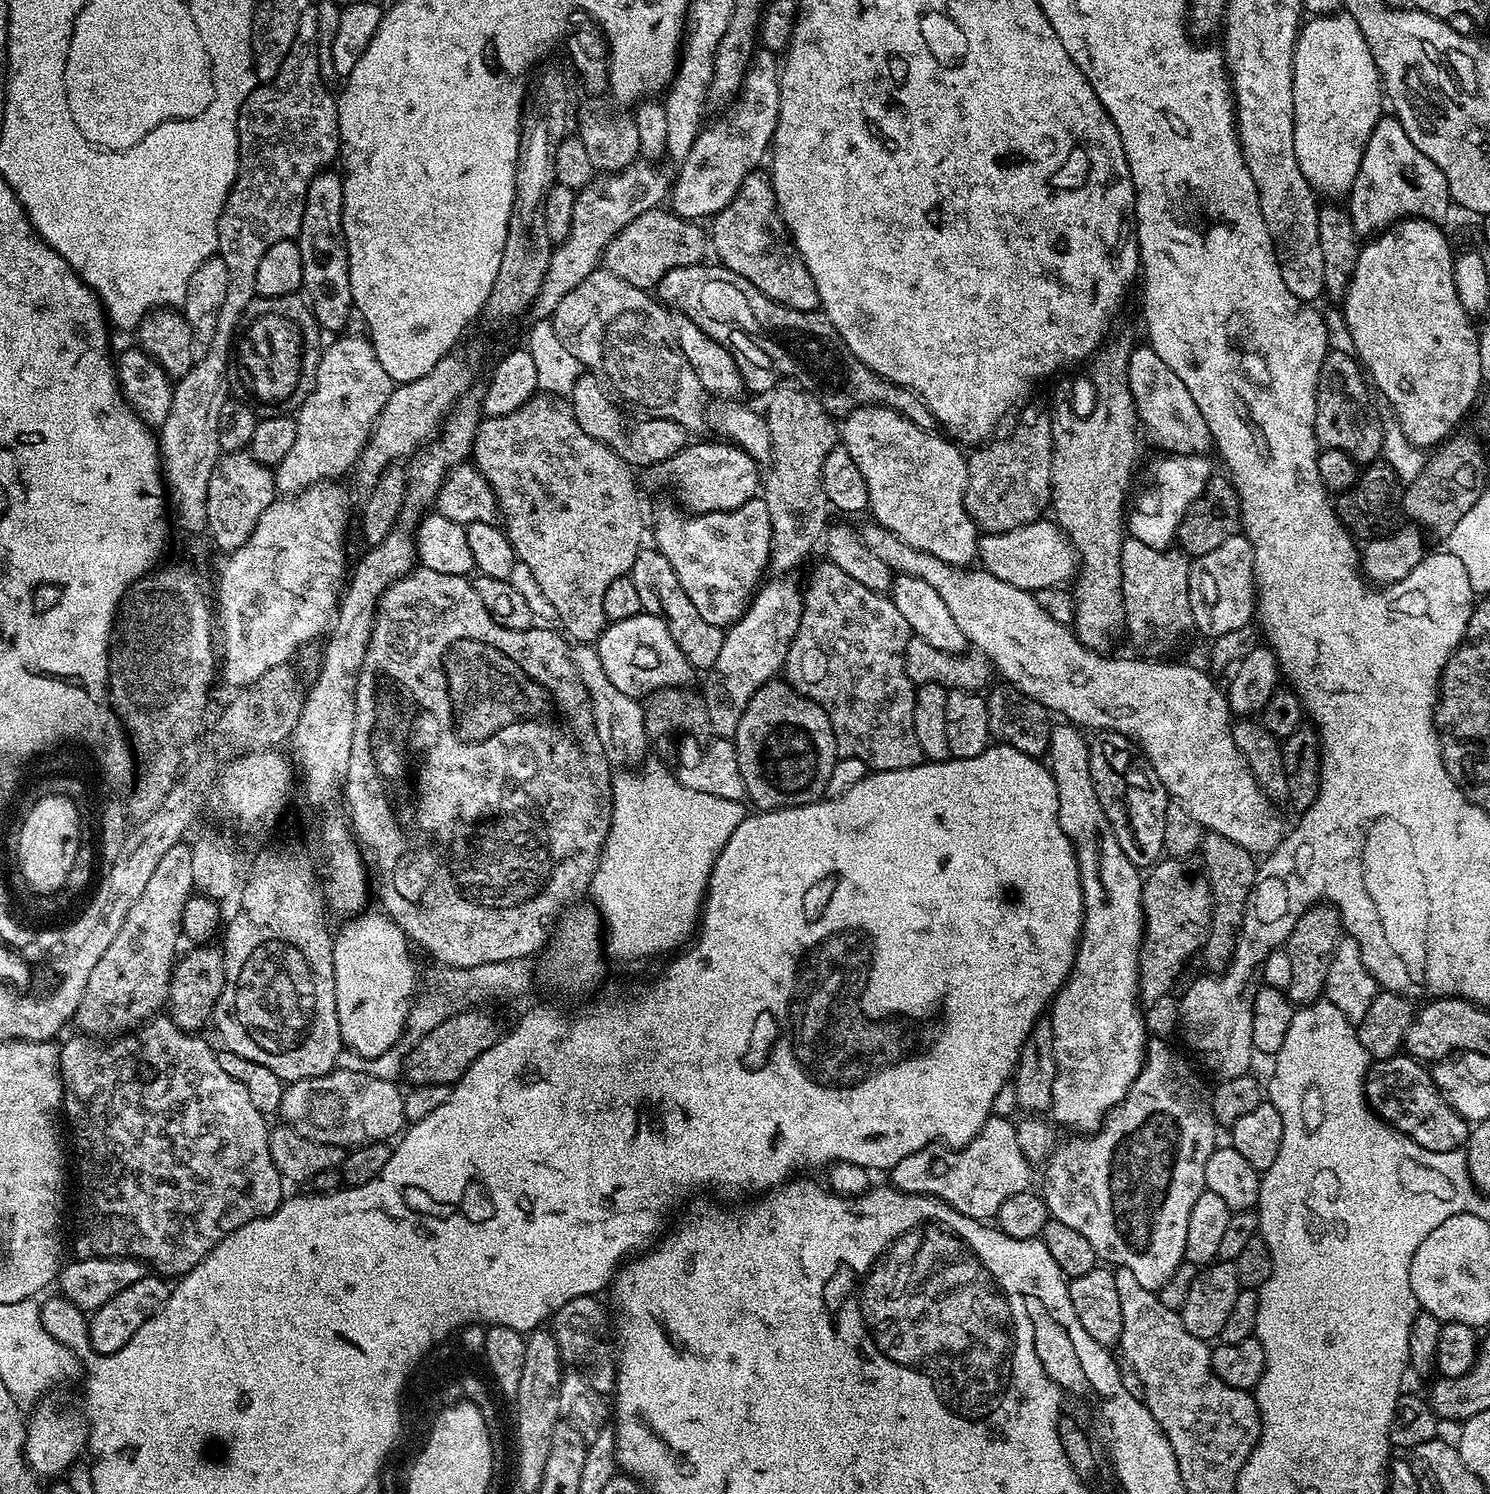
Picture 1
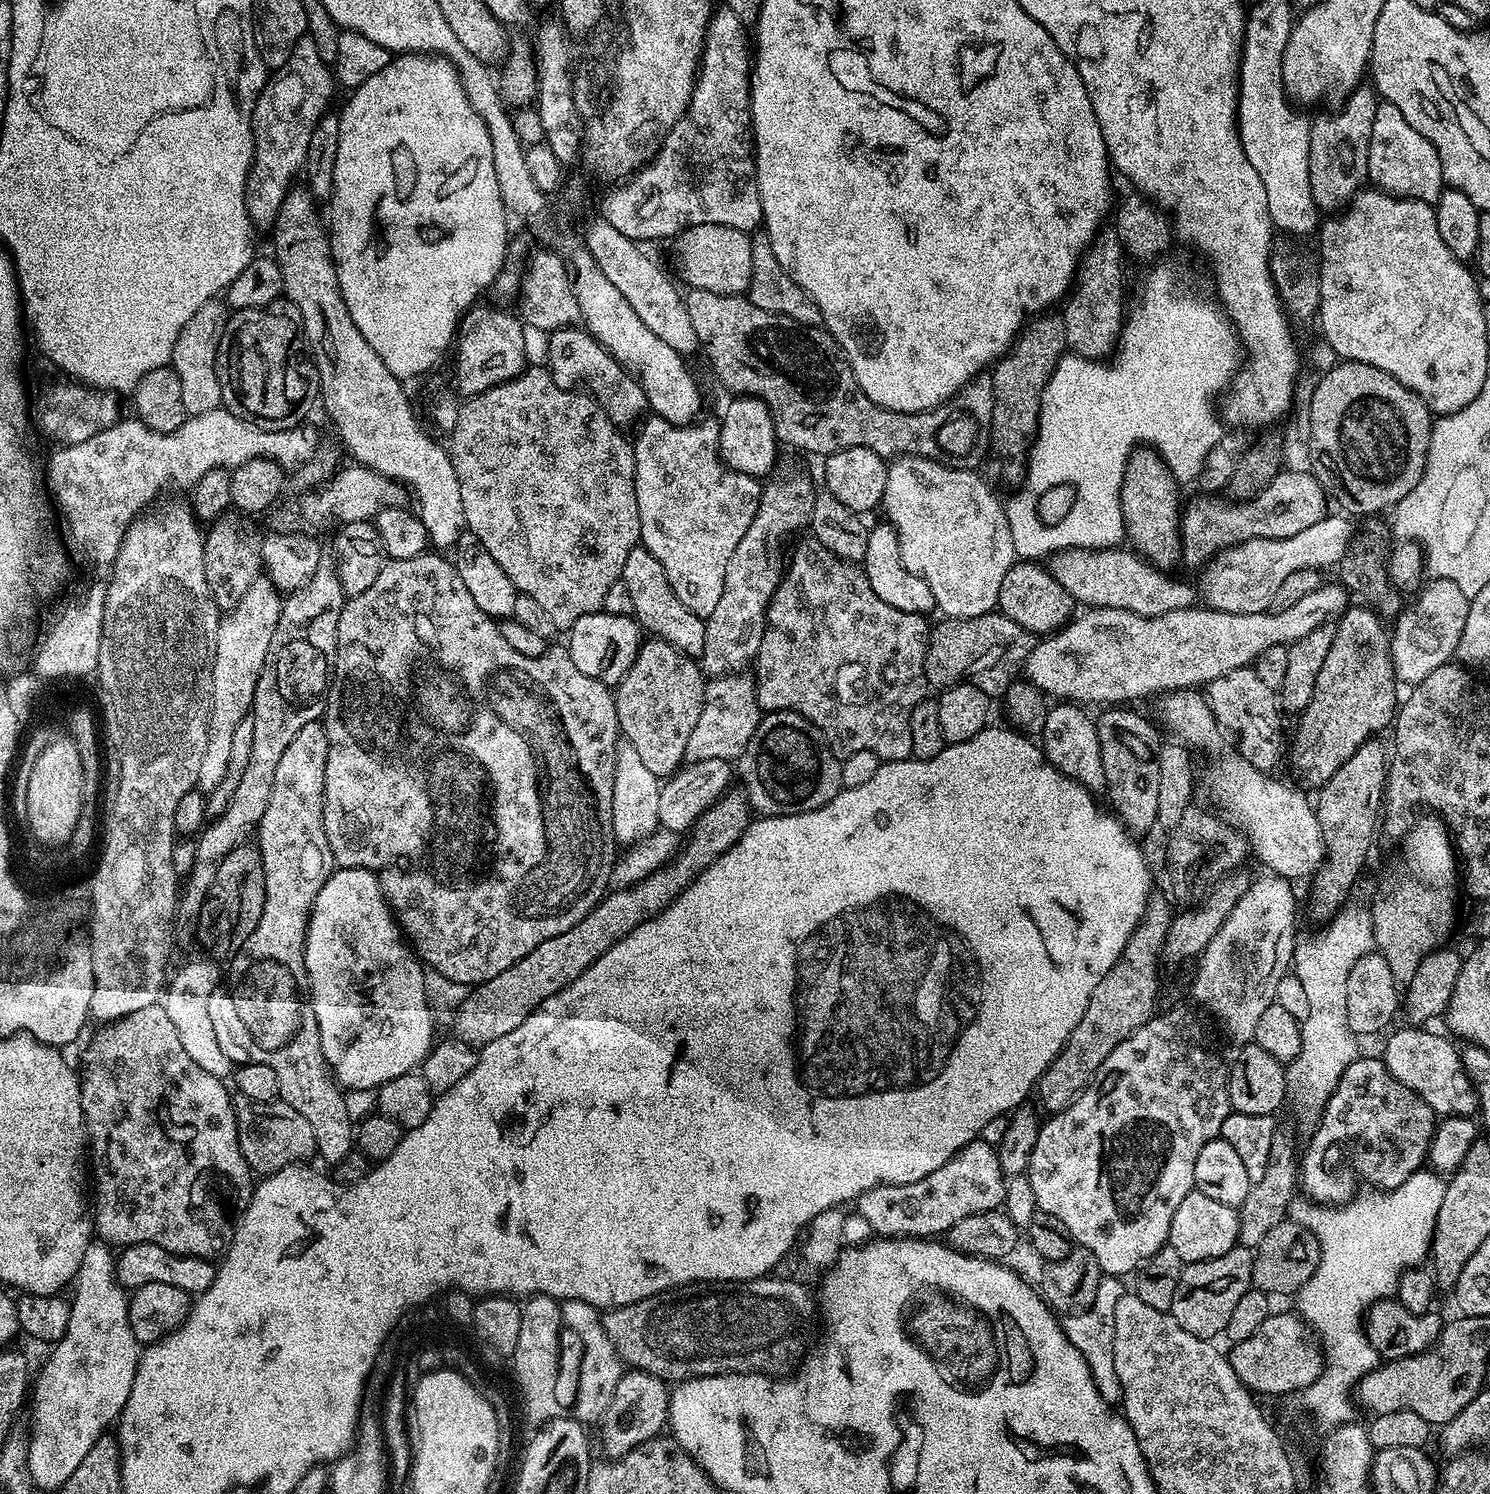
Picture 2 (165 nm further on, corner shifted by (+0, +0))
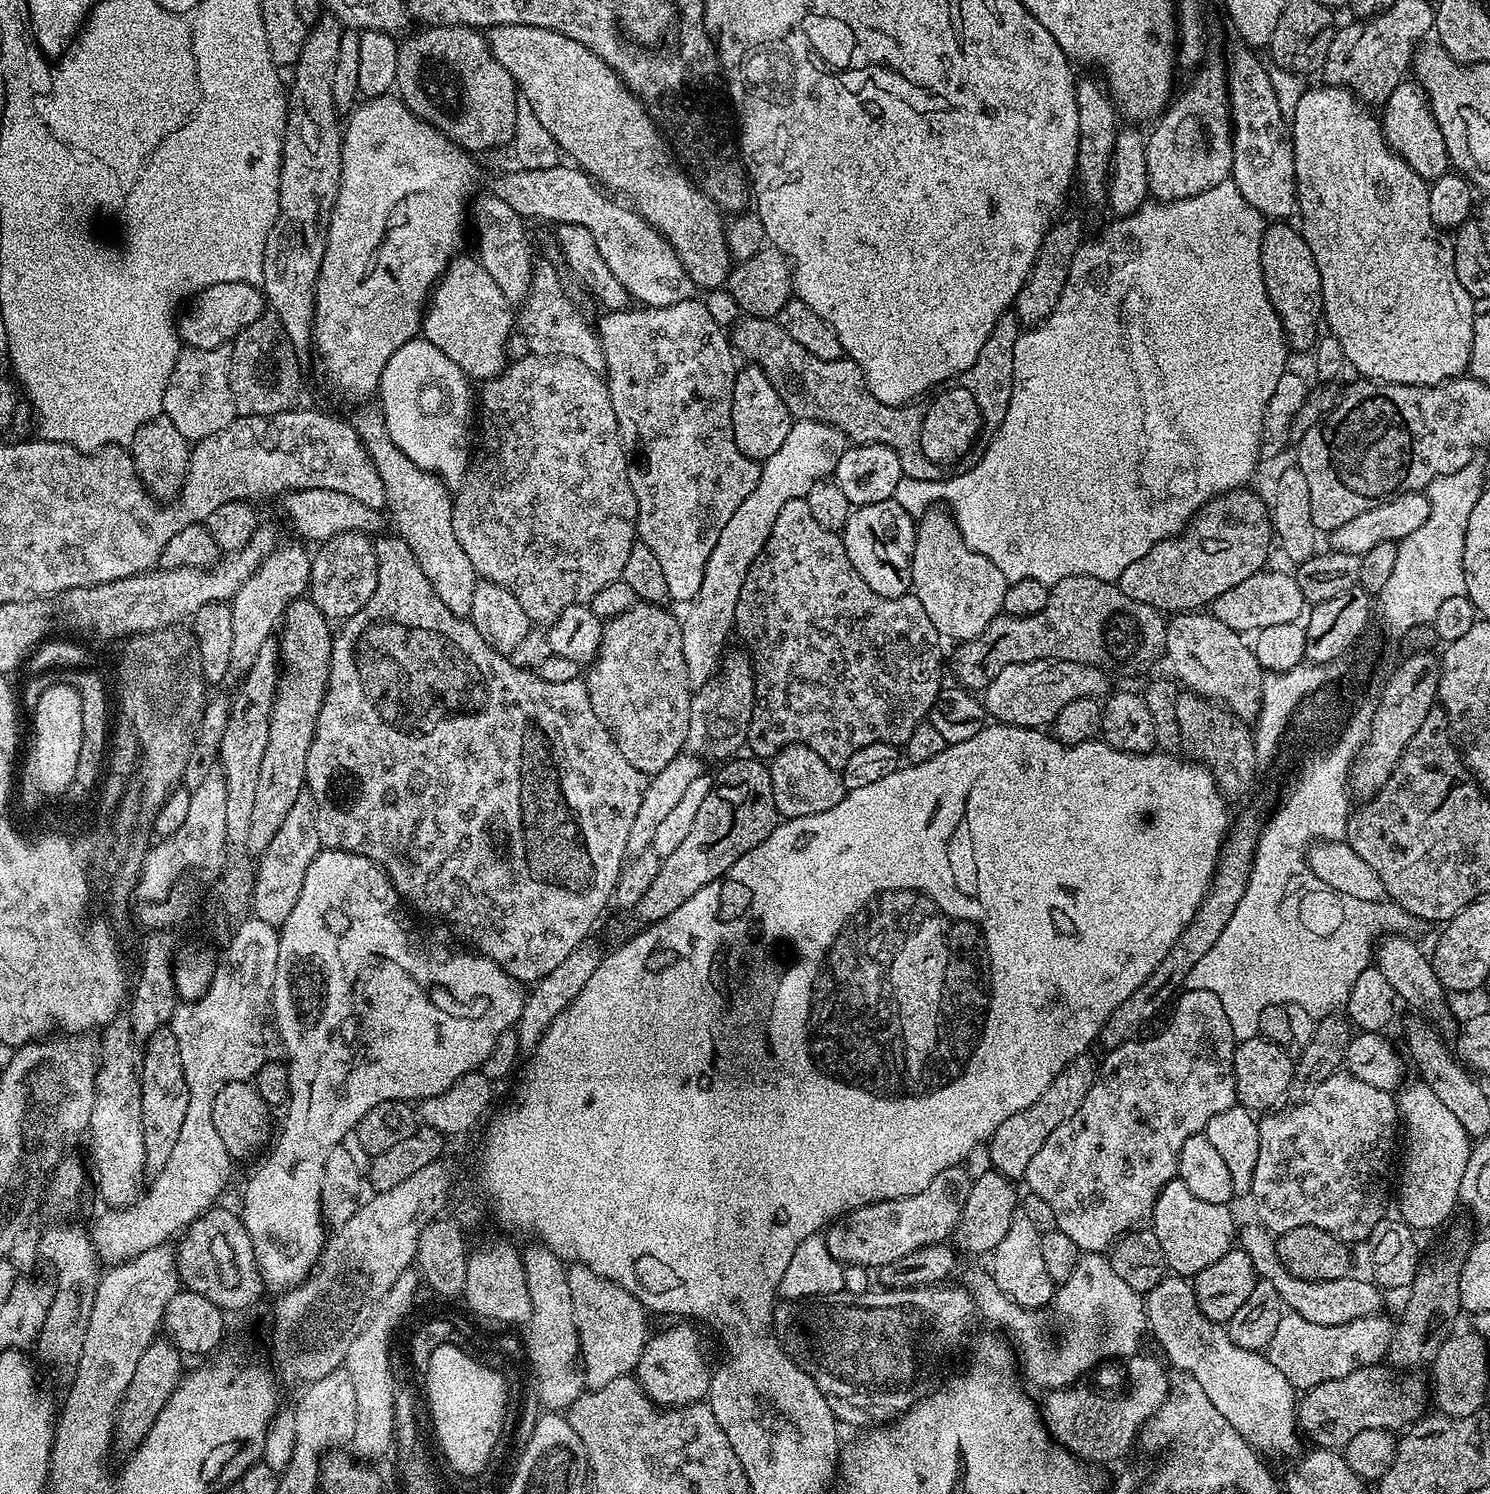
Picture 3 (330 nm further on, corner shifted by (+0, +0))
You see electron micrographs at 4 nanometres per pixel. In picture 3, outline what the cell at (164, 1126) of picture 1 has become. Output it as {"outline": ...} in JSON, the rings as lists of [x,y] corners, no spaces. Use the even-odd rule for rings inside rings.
{"outline":[[[161,1030],[147,1037],[143,1054],[144,1066],[140,1070],[142,1134],[146,1142],[148,1168],[159,1170],[170,1158],[174,1142],[178,1142],[178,1130],[182,1130],[182,1118],[186,1118],[188,1091],[182,1070],[182,1054],[178,1054],[178,1038],[174,1038],[172,1031]]]}

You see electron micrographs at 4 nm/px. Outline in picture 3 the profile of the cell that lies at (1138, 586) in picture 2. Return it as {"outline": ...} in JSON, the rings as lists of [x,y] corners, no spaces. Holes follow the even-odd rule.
{"outline":[[[1268,571],[1255,572],[1246,578],[1246,582],[1238,582],[1238,586],[1226,590],[1226,594],[1218,594],[1218,598],[1212,600],[1210,614],[1218,618],[1218,622],[1226,622],[1230,630],[1241,634],[1257,634],[1264,627],[1299,621],[1305,615],[1306,601],[1295,575]]]}

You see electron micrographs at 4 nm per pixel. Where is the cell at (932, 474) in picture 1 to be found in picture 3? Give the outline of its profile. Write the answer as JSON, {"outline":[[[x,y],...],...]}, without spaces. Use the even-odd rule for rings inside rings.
{"outline":[[[929,510],[919,517],[916,526],[916,549],[912,555],[912,592],[922,602],[922,610],[926,610],[926,615],[930,622],[934,622],[934,630],[940,632],[941,637],[952,639],[952,642],[963,642],[972,640],[995,616],[1004,612],[1004,599],[1009,580],[1004,577],[1002,570],[990,562],[982,554],[970,550],[960,533],[960,527],[956,525],[955,519],[947,511],[936,512]]]}

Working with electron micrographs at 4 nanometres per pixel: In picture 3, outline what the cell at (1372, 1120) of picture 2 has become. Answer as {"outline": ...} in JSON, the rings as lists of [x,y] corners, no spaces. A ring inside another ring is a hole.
{"outline":[[[1341,1070],[1323,1080],[1317,1088],[1313,1088],[1301,1100],[1304,1101],[1301,1102],[1300,1108],[1288,1108],[1285,1112],[1276,1110],[1259,1121],[1258,1166],[1254,1166],[1254,1182],[1250,1193],[1250,1201],[1252,1200],[1253,1206],[1256,1207],[1255,1219],[1273,1234],[1289,1232],[1298,1226],[1314,1226],[1318,1230],[1326,1230],[1334,1234],[1349,1246],[1356,1246],[1359,1240],[1367,1241],[1371,1237],[1374,1226],[1378,1226],[1378,1222],[1386,1216],[1384,1207],[1388,1204],[1388,1167],[1392,1164],[1392,1147],[1396,1144],[1396,1128],[1398,1132],[1402,1124],[1397,1097],[1386,1090],[1378,1090],[1378,1086],[1370,1086],[1362,1082],[1362,1078],[1354,1078],[1347,1070]]]}

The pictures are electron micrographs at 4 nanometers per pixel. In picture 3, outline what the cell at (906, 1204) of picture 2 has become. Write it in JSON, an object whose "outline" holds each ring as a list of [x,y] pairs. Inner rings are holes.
{"outline":[[[963,1167],[947,1168],[930,1182],[930,1186],[926,1186],[926,1190],[918,1190],[918,1194],[883,1200],[845,1212],[841,1219],[832,1221],[826,1229],[830,1254],[843,1265],[860,1264],[866,1269],[878,1270],[890,1262],[898,1262],[898,1258],[906,1258],[906,1254],[914,1254],[914,1250],[922,1246],[947,1241],[958,1226],[962,1206],[966,1206],[966,1194],[970,1194],[972,1181],[973,1177],[969,1176]]]}

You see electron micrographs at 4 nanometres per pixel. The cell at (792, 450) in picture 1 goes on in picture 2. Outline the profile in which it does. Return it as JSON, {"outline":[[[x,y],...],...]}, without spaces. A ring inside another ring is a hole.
{"outline":[[[800,476],[797,480],[772,480],[769,479],[767,483],[763,485],[760,494],[760,505],[758,506],[758,514],[754,518],[754,522],[750,522],[750,530],[746,530],[746,534],[742,534],[742,542],[738,542],[738,550],[734,550],[734,558],[730,558],[730,566],[726,568],[726,582],[724,583],[724,589],[722,590],[722,598],[718,598],[718,606],[714,606],[714,614],[710,614],[706,618],[706,646],[704,647],[704,655],[702,657],[702,667],[709,677],[719,678],[722,676],[730,676],[733,674],[740,674],[745,671],[744,668],[753,663],[758,654],[758,650],[762,646],[762,634],[766,630],[766,622],[768,621],[768,607],[772,601],[772,596],[778,590],[780,585],[780,578],[786,571],[785,557],[780,557],[780,543],[787,538],[791,532],[800,532],[809,527],[812,523],[812,511],[814,510],[814,502],[816,501],[818,492],[817,489],[812,489],[812,484],[806,477]]]}

